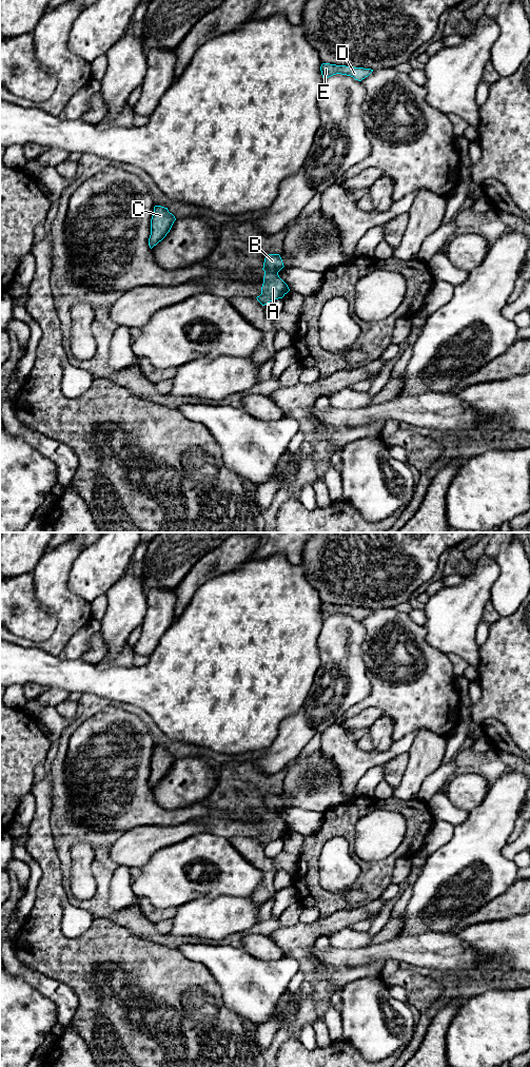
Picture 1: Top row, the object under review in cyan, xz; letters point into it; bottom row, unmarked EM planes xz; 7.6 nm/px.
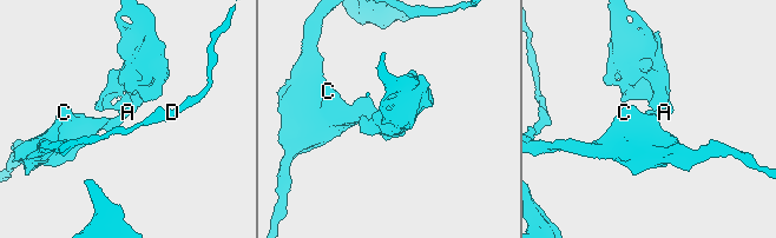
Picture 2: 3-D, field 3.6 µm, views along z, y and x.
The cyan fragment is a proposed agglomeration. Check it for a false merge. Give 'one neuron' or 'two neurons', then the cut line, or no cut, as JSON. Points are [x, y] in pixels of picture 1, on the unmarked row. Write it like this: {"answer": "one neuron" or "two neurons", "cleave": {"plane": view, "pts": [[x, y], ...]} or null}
{"answer": "two neurons", "cleave": {"plane": "xz", "pts": [[264, 811], [275, 811], [277, 813]]}}

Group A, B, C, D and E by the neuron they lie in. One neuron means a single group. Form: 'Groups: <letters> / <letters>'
Groups: A / B C D E

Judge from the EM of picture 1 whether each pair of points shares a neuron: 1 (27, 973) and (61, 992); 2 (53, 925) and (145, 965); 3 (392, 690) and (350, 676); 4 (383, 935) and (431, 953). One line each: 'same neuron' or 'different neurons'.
1: same neuron
2: same neuron
3: different neurons
4: different neurons

